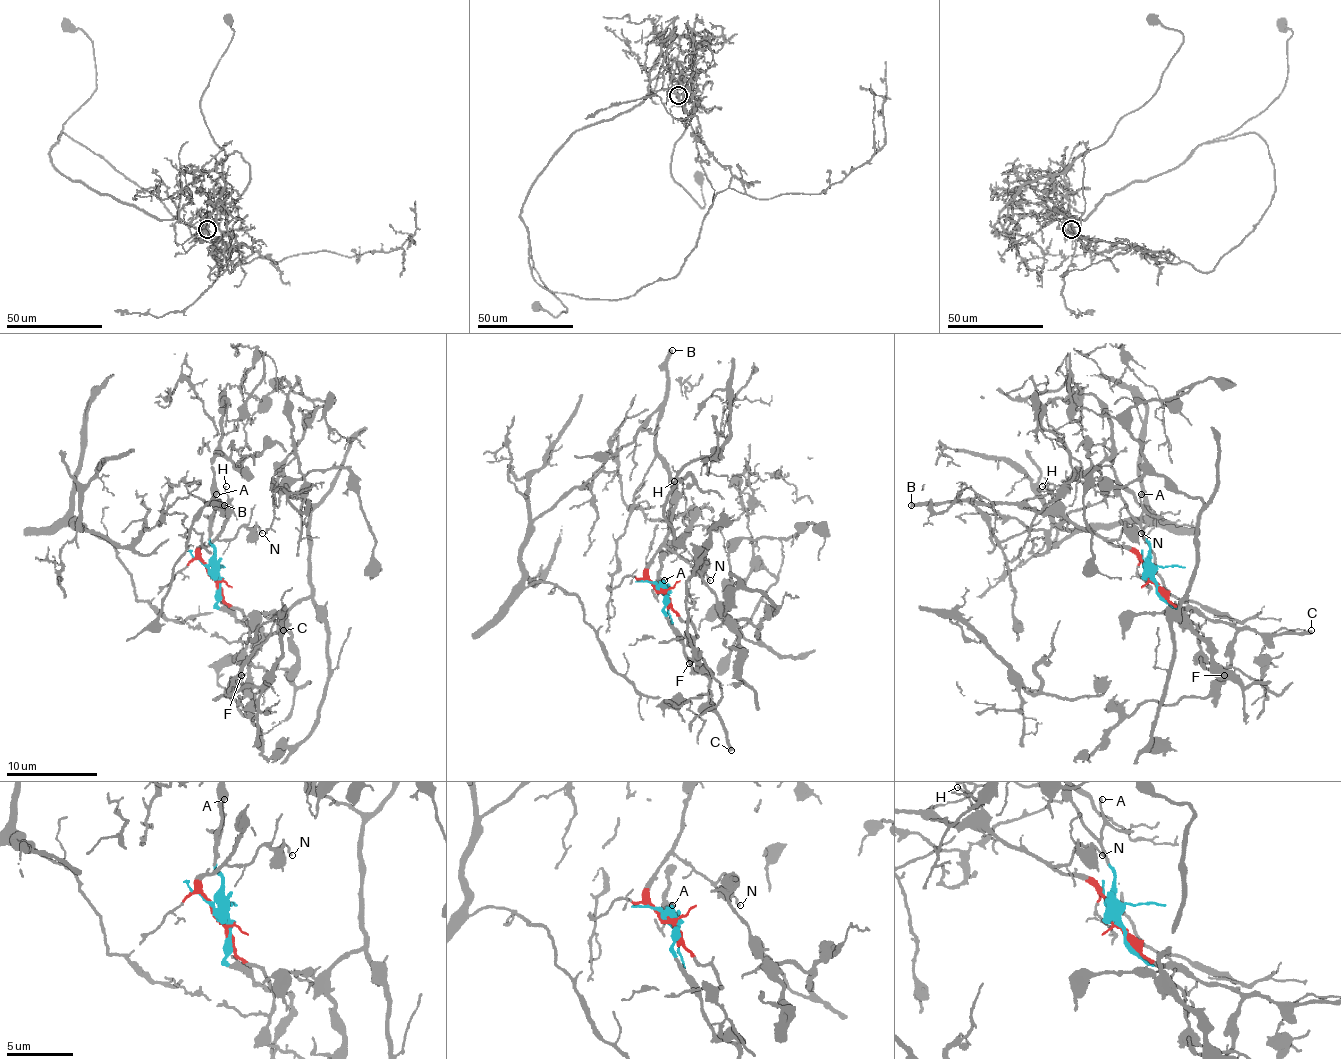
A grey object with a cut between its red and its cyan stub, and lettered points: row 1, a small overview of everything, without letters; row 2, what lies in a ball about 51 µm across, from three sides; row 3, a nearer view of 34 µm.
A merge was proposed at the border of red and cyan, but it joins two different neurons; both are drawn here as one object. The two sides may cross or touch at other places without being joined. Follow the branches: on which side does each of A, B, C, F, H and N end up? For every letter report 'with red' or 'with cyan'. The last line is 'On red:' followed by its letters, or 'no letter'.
A: with cyan
B: with red
C: with cyan
F: with red
H: with red
N: with red
On red: B, F, H, N

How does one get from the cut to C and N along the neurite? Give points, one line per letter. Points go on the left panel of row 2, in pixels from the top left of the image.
C: (215, 578), (220, 591), (217, 605), (238, 621), (260, 630), (263, 634), (279, 634), (283, 630)
N: (215, 578), (199, 553), (201, 548), (215, 541), (229, 541), (242, 525), (263, 532)

